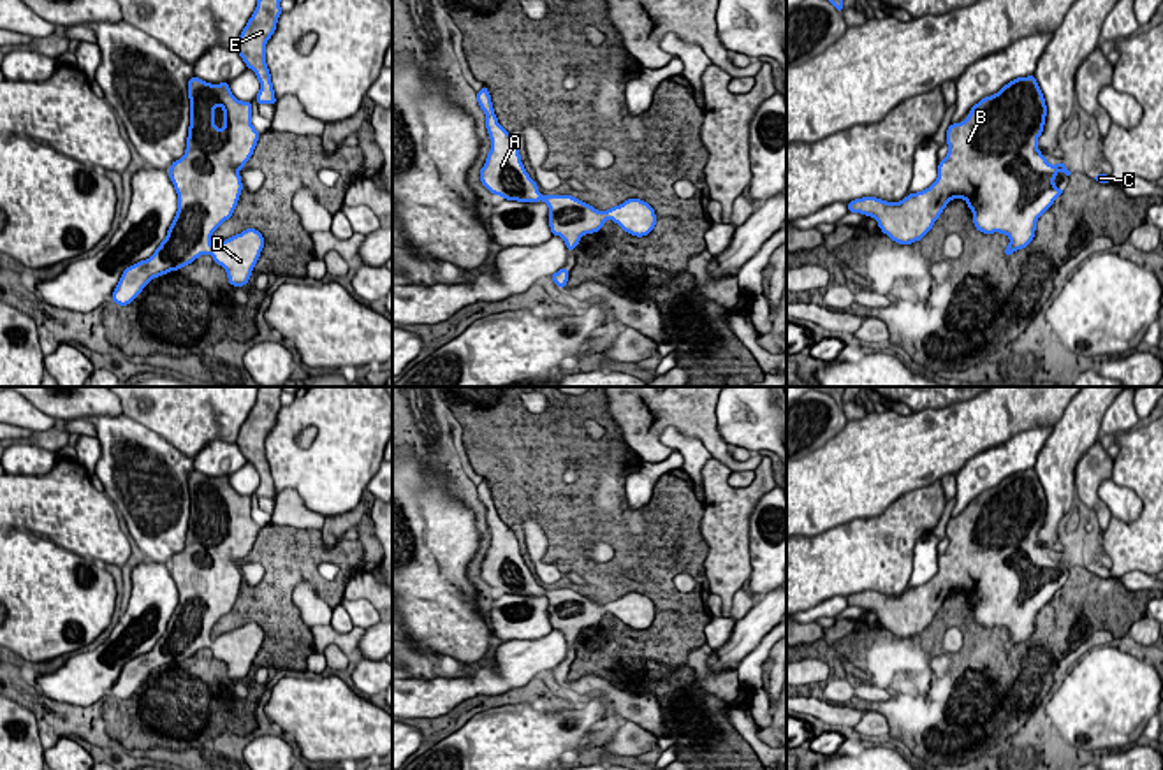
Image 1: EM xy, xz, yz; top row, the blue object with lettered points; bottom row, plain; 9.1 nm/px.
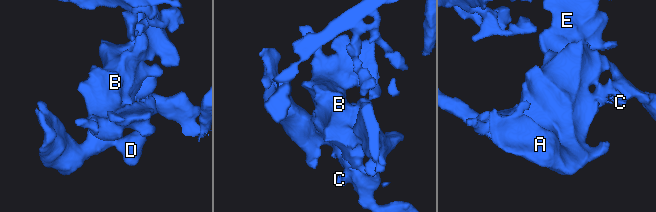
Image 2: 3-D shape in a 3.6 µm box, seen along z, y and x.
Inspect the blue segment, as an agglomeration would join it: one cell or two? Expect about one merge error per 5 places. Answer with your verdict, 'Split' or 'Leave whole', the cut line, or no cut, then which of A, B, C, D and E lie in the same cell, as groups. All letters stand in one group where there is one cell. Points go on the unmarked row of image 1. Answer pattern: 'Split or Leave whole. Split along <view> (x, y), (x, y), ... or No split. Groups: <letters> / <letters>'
Leave whole. No split. Groups: A B C D E

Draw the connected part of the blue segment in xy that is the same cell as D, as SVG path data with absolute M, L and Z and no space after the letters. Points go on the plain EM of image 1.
M195 469L188 475L188 492L187 543L169 563L178 587L176 610L155 647L123 665L111 687L114 698L132 698L153 672L208 647L227 665L232 680L243 680L264 642L255 622L211 638L213 626L238 599L243 584L239 564L260 531L252 519L252 496L238 494L229 476L211 478Z

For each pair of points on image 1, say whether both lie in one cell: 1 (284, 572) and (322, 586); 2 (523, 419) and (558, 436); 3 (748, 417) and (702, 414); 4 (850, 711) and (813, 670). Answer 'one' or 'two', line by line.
1: one
2: one
3: two
4: one

